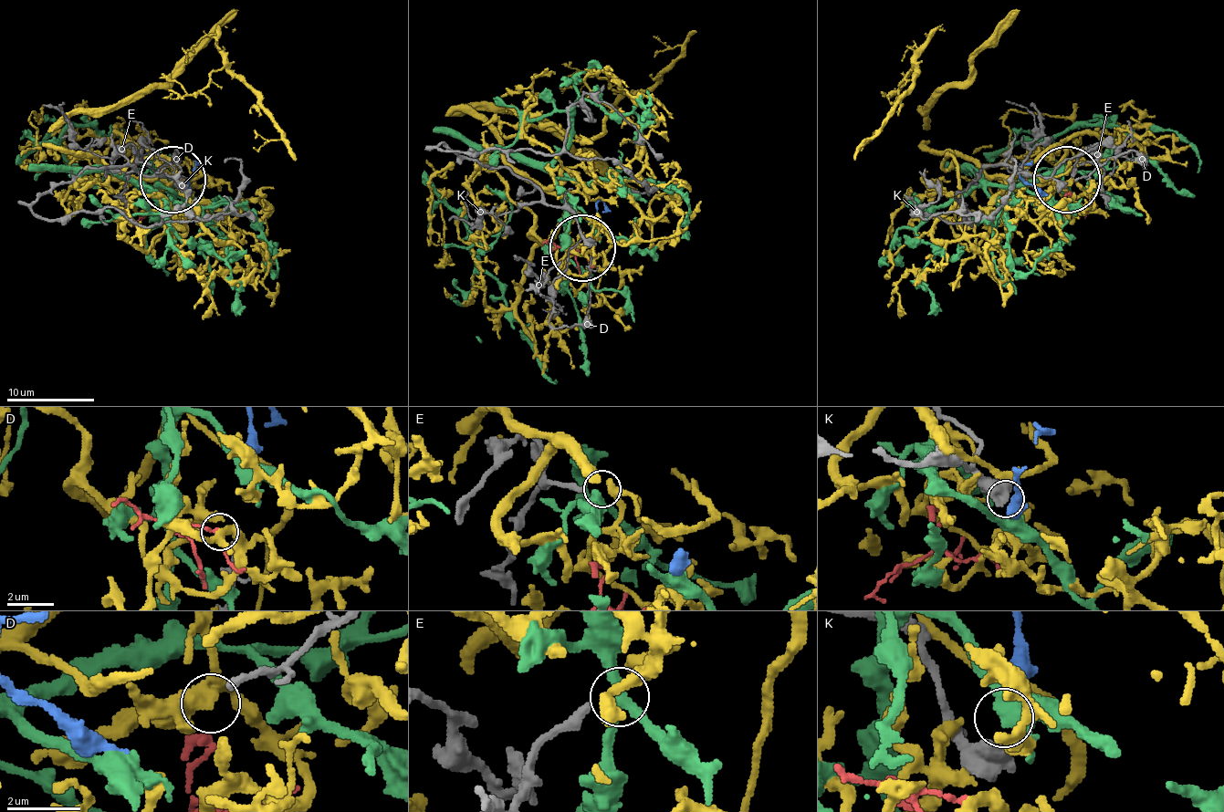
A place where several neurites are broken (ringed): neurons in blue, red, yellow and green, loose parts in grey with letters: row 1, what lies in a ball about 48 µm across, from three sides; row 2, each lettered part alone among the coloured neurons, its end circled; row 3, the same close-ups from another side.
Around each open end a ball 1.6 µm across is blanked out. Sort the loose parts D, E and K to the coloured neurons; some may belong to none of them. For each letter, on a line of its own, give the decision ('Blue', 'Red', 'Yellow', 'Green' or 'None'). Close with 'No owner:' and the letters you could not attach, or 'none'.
D: None
E: Yellow
K: Blue
No owner: D

